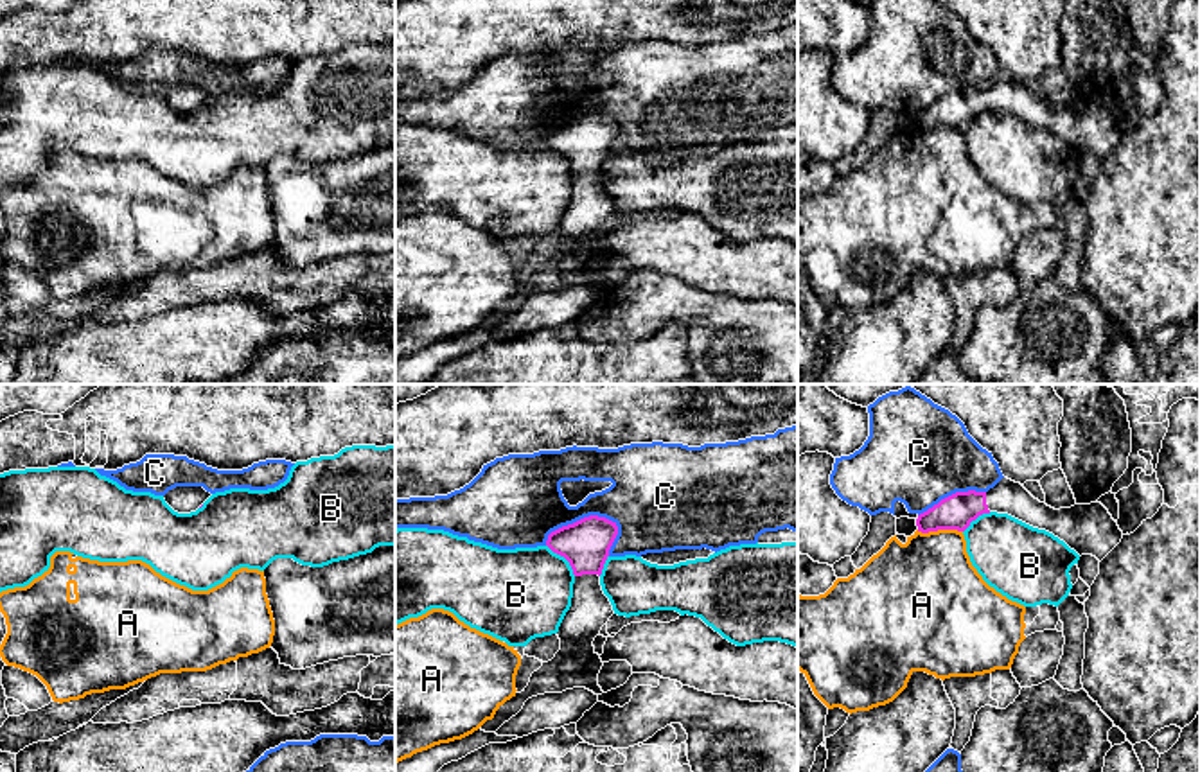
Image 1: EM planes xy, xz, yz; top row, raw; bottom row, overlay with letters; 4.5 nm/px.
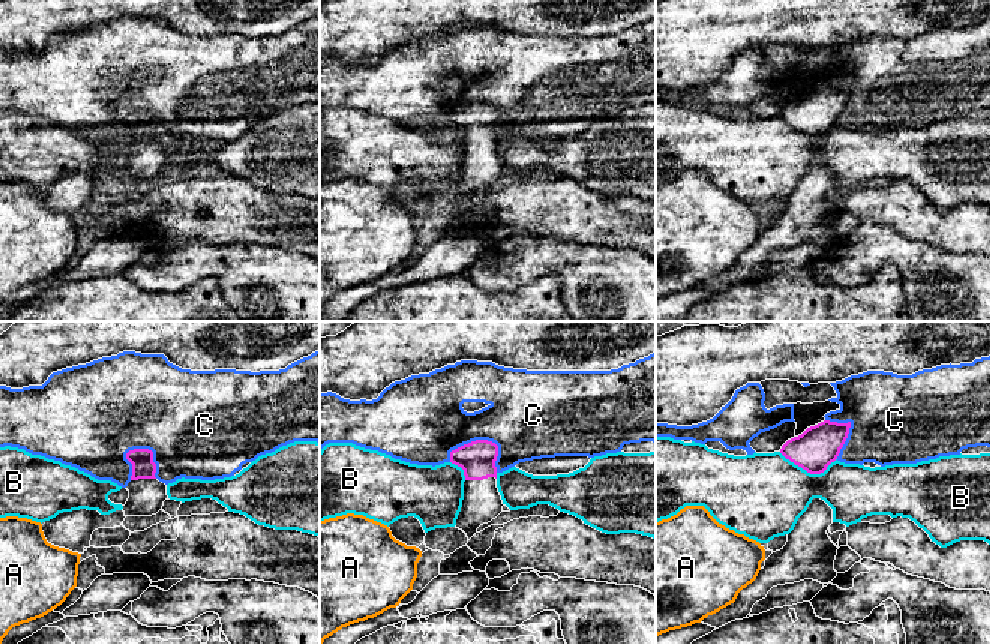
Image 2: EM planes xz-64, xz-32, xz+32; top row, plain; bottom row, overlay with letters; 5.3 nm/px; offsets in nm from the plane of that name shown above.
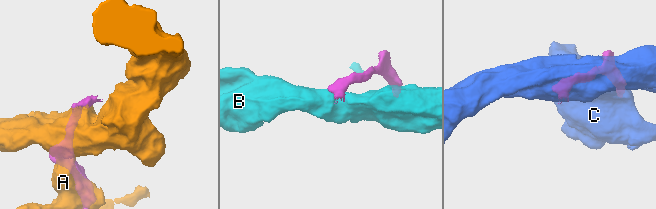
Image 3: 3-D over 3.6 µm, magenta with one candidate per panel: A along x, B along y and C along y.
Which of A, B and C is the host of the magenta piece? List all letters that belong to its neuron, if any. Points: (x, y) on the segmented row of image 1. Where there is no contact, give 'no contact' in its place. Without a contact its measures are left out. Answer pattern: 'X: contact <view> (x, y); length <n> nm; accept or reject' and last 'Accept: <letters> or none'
A: contact yz (940, 528); length 200 nm; reject
B: contact xz (564, 557); length 190 nm; reject
C: contact xz (581, 519); length 340 nm; reject
Accept: none

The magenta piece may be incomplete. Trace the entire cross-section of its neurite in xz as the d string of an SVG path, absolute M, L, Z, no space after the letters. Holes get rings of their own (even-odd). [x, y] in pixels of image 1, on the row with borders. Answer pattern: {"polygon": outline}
{"polygon": "M598 515L584 517L548 535L546 546L564 557L575 575L571 607L557 632L560 650L532 673L521 693L499 706L494 718L480 727L481 731L496 733L523 709L528 698L537 695L562 693L573 688L586 688L595 695L604 693L598 686L604 662L595 652L593 641L614 614L602 591L600 575L616 535L616 522Z"}

